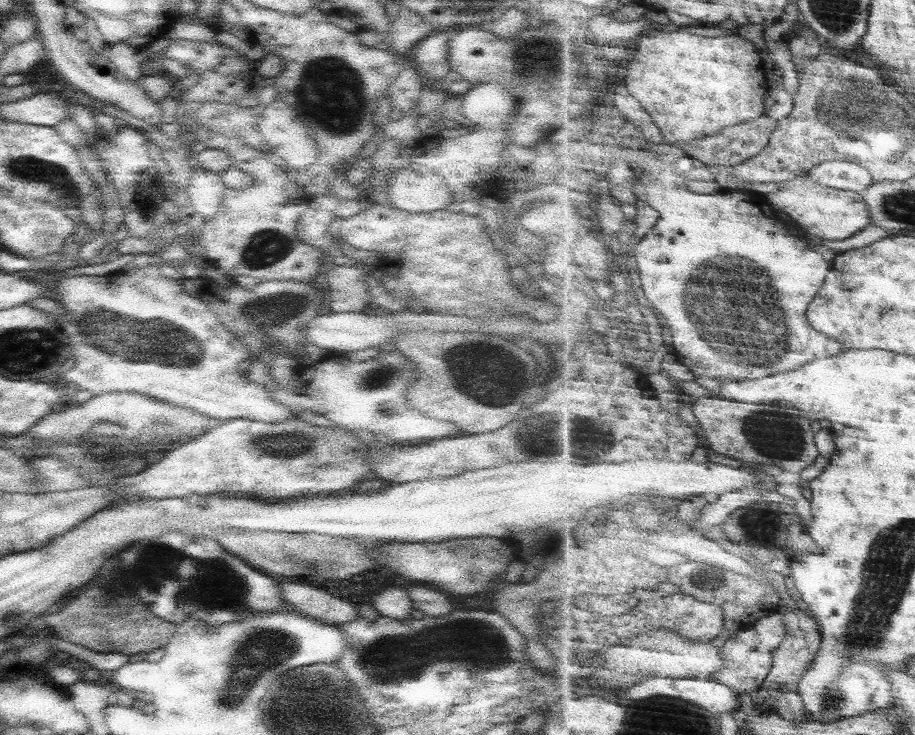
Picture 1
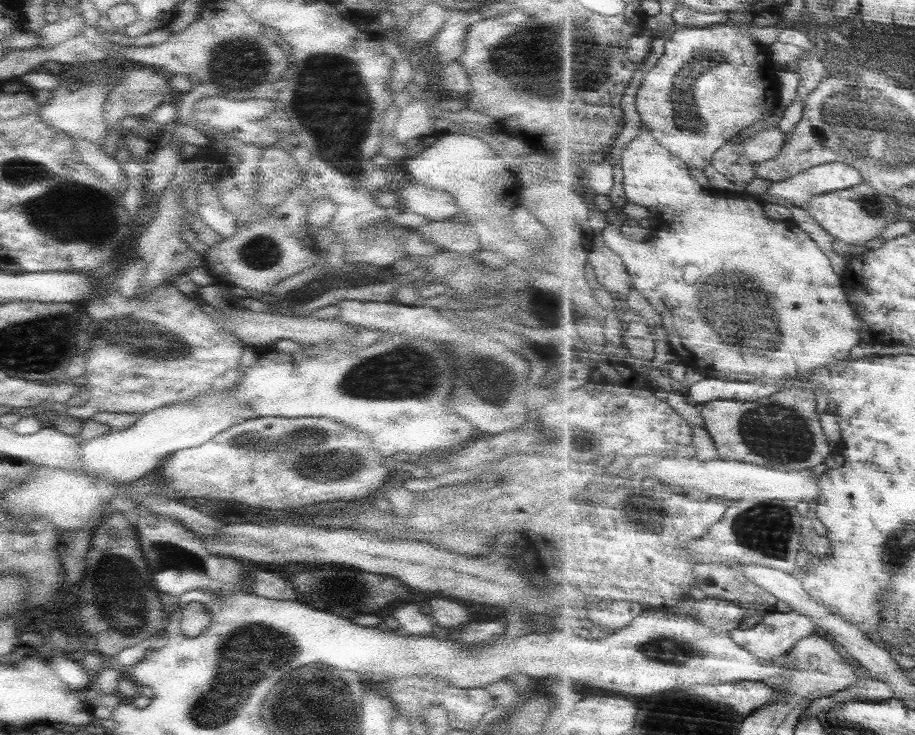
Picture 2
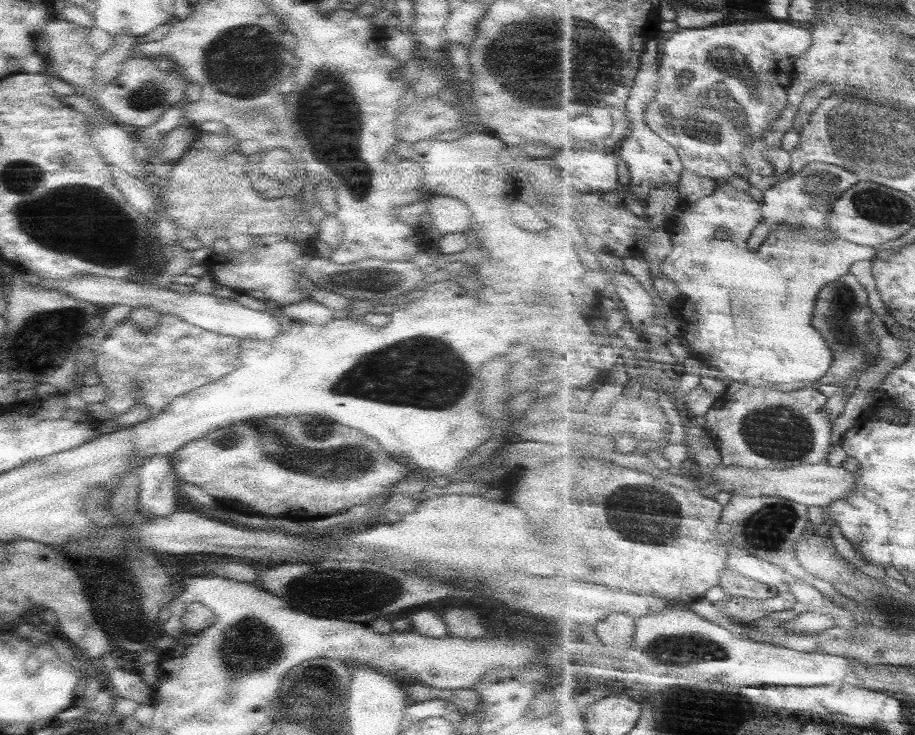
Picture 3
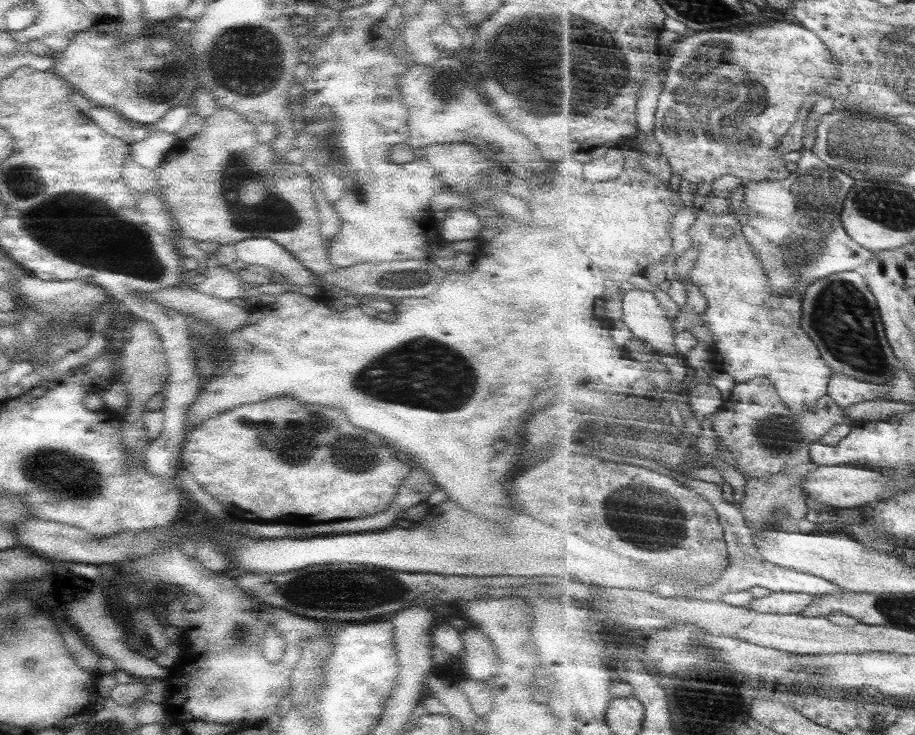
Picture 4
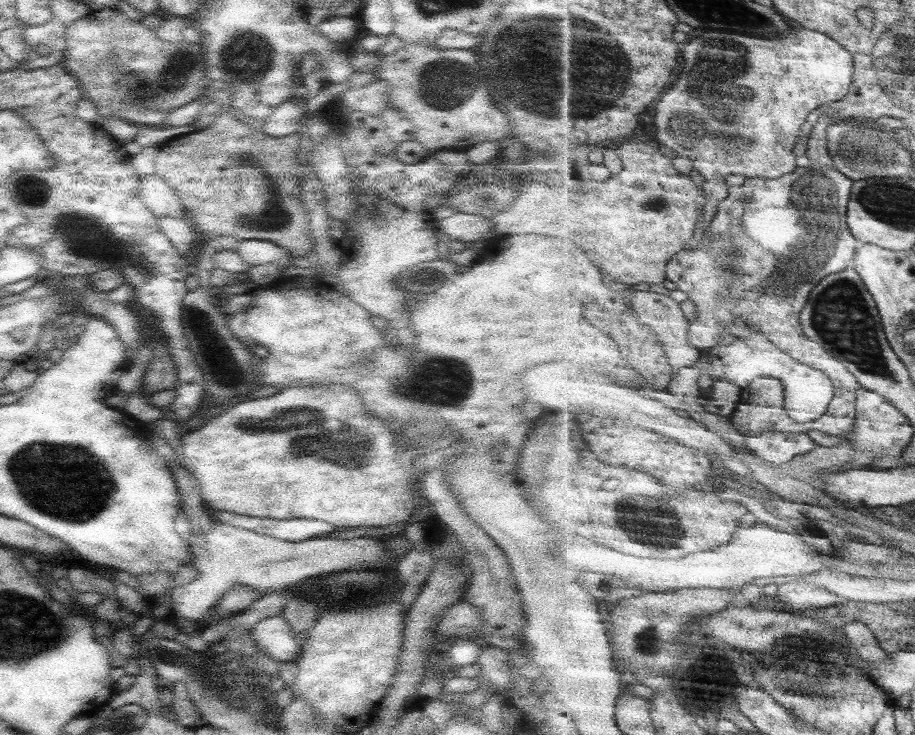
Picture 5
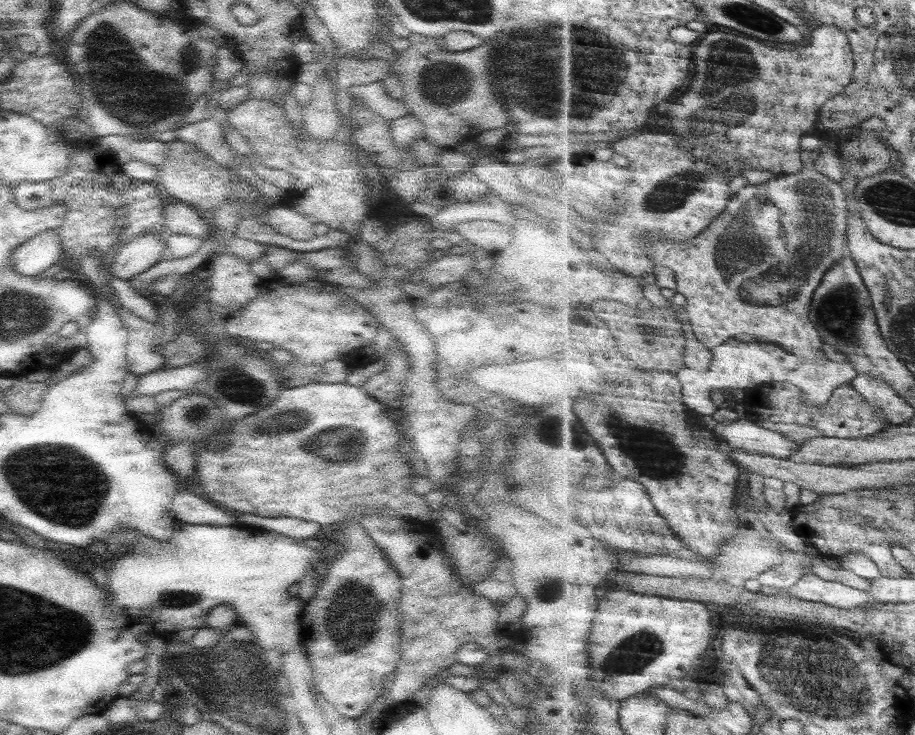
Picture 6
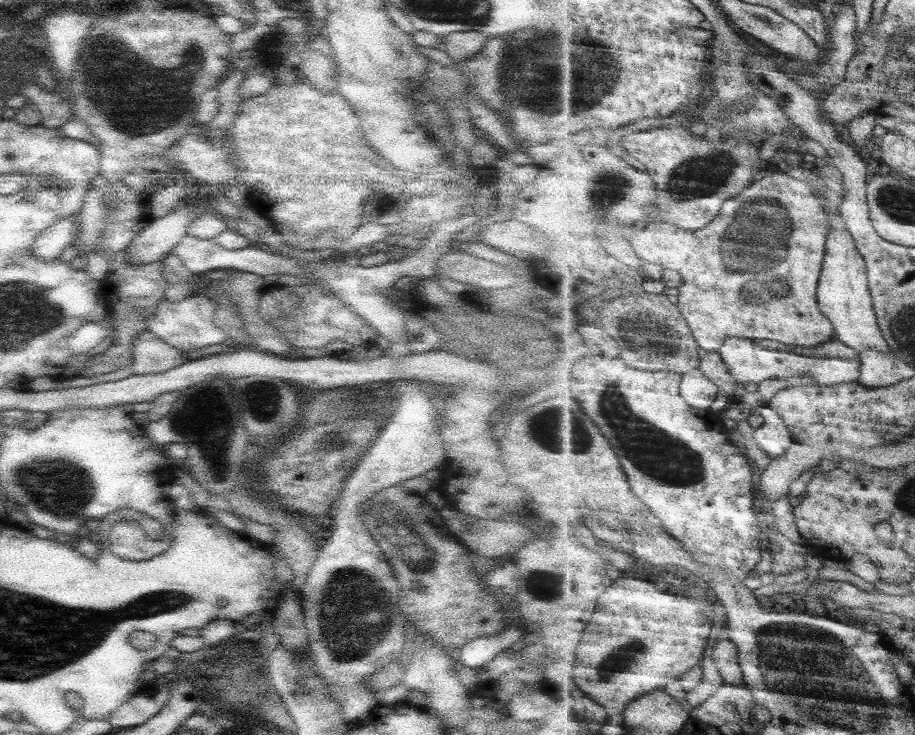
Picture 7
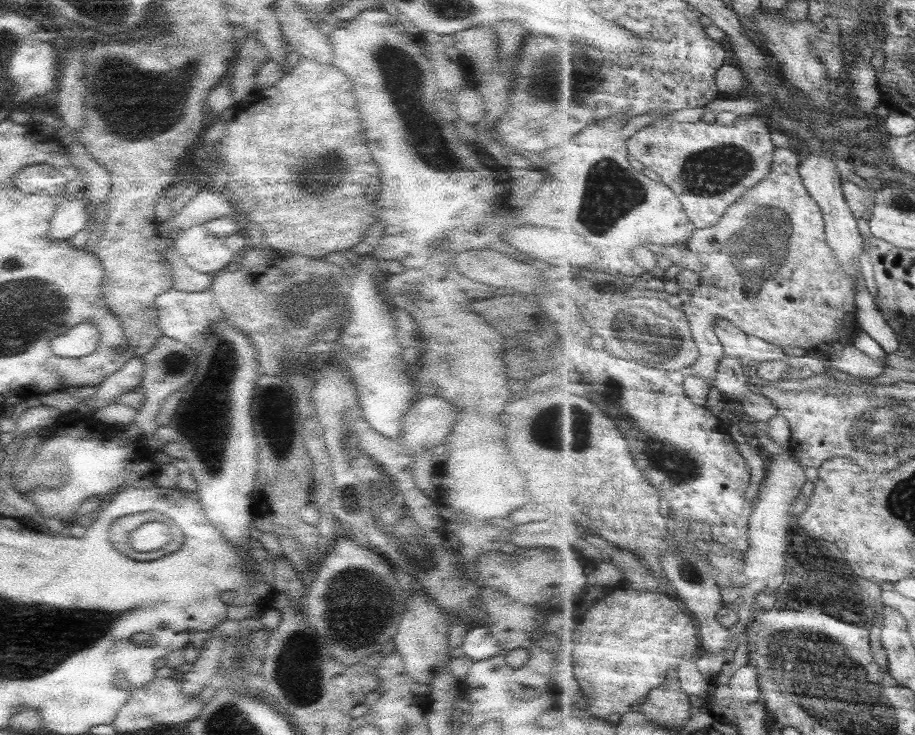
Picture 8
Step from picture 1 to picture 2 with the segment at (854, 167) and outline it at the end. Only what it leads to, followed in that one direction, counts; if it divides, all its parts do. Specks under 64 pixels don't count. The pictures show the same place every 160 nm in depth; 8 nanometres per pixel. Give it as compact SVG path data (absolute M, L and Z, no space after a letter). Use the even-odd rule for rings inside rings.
M842 161L820 164L790 179L772 183L767 192L776 198L805 208L817 195L842 191L863 183L859 169Z

